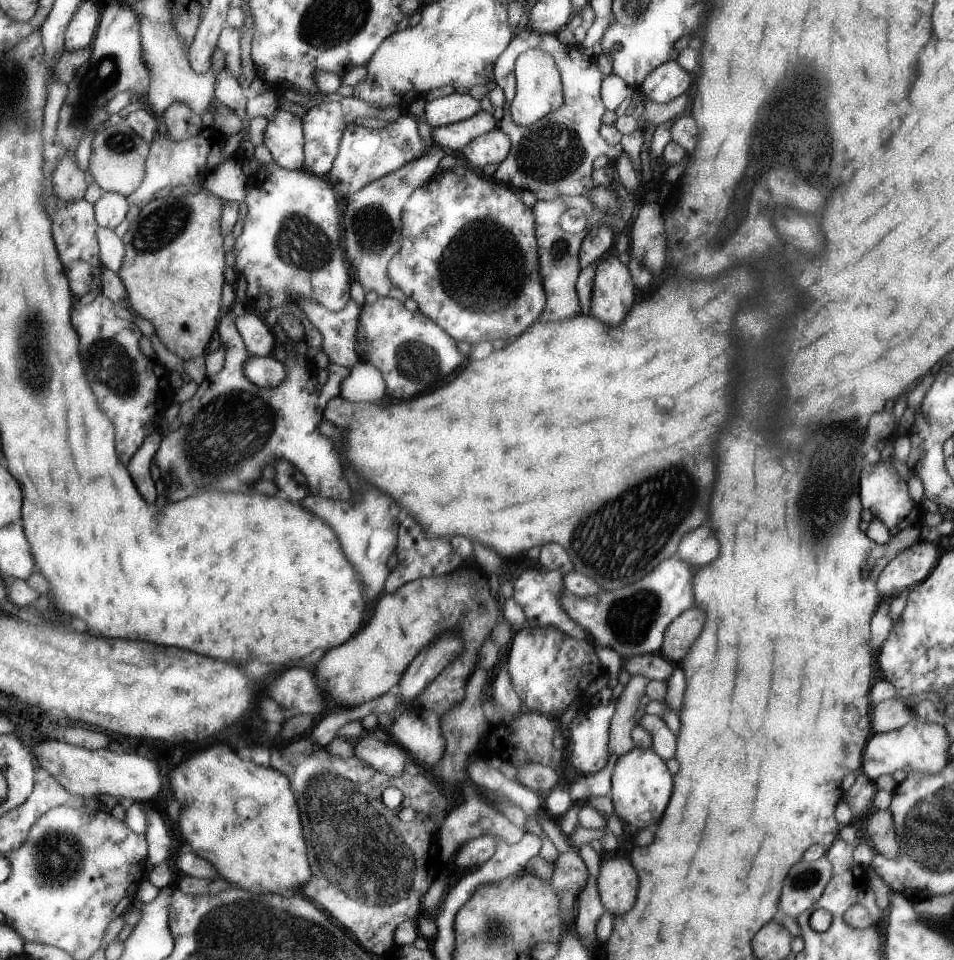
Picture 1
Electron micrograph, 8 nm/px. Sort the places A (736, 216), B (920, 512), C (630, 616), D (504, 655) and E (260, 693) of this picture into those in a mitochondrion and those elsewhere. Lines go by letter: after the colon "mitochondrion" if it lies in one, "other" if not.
A: mitochondrion
B: other
C: mitochondrion
D: other
E: other

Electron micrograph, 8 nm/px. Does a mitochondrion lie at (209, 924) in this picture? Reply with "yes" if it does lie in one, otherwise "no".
yes

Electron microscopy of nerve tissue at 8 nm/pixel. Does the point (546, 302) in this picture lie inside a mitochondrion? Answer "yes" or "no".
no

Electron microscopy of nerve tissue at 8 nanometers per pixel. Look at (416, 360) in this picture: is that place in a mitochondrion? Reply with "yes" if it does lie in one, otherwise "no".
yes

